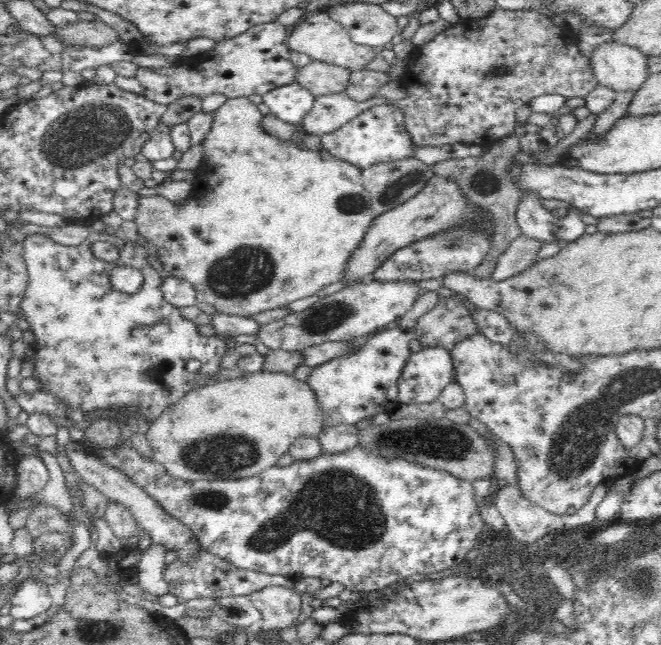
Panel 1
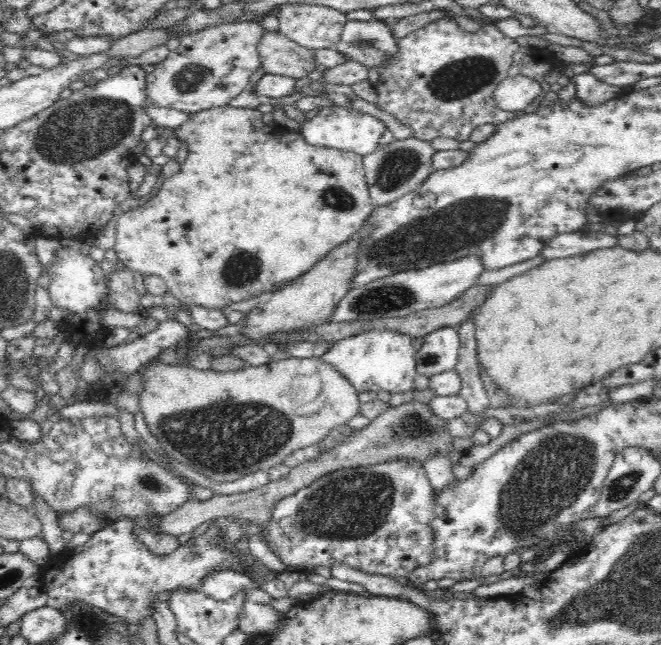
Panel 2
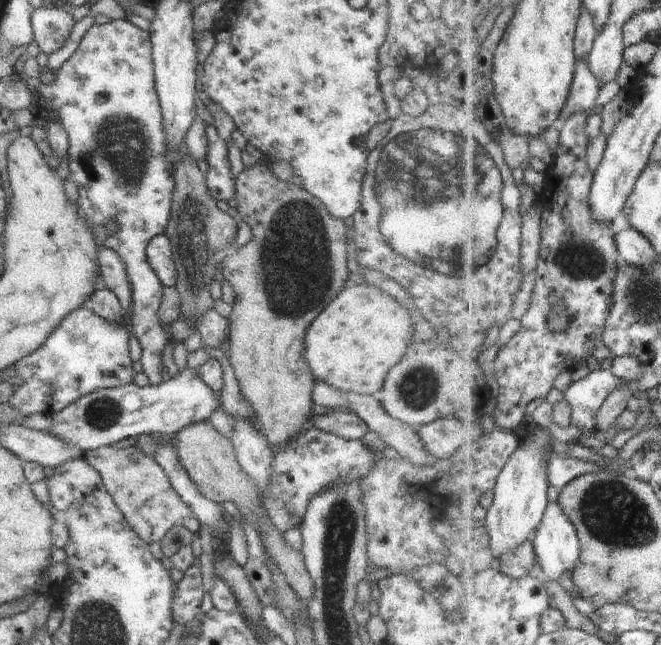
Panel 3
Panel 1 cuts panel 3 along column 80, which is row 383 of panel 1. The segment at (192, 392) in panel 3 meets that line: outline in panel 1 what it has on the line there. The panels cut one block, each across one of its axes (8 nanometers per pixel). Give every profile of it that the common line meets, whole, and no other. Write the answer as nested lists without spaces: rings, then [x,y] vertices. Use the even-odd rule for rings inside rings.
[[[423,347],[408,357],[398,380],[398,401],[402,405],[439,401],[444,388],[453,381],[451,351],[442,347]]]

